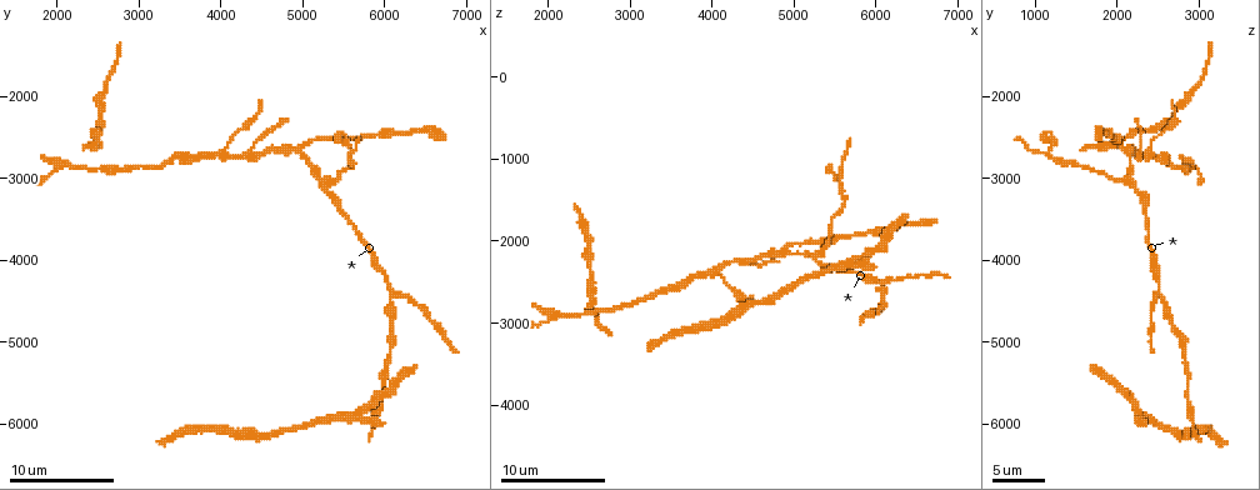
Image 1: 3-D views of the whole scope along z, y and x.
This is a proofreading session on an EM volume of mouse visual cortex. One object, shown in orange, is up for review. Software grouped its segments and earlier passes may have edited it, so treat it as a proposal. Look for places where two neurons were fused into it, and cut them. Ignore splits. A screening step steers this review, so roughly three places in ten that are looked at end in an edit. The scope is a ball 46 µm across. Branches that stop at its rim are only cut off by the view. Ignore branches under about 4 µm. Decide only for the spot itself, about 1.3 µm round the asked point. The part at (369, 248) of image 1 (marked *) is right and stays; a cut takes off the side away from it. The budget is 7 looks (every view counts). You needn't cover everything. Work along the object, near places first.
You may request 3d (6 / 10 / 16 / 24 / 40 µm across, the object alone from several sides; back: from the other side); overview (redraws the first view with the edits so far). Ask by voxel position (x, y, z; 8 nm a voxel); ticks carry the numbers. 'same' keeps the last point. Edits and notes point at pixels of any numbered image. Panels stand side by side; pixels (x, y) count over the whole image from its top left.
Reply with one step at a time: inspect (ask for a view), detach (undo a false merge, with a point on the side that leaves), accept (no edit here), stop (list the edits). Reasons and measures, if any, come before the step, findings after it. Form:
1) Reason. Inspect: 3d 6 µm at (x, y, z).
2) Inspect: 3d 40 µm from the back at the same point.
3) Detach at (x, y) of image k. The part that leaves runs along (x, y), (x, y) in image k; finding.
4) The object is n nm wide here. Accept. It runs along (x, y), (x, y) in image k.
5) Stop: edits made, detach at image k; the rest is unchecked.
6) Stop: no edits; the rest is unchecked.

Inspect: 3d 10 µm at (4900, 2650, 2100).

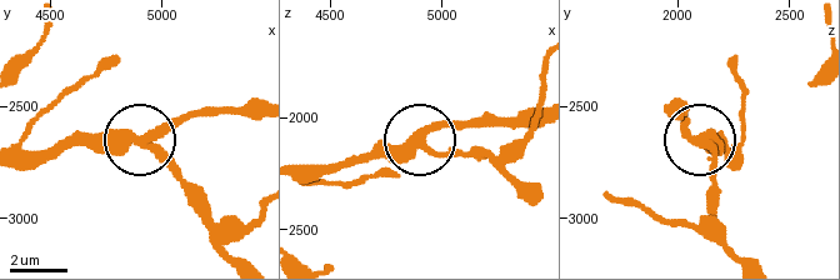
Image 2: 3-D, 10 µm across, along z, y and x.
From behind. Inspect: 3d 10 µm from the back at (4890, 2650, 2080).

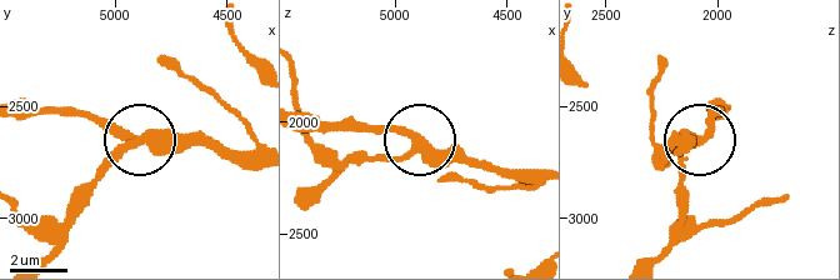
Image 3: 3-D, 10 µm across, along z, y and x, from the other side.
3 arms meet here. Accept. It runs along (654, 256), (680, 214), (683, 164), (710, 128), (710, 109) in image 3; one neuron here.

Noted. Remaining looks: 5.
Branch point. Inspect: 3d 10 µm at (4400, 2700, 2300).

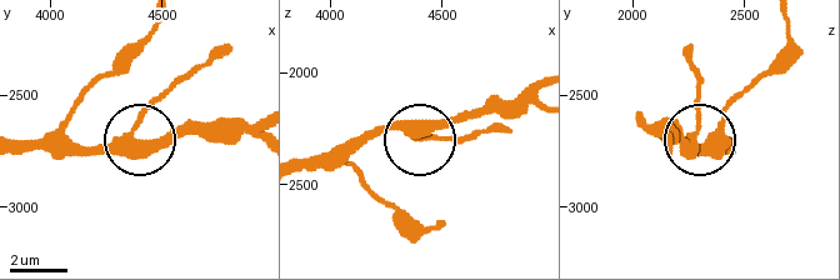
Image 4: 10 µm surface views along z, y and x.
Accept. All the same neuron.

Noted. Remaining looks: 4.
Three arms meet. Inspect: 3d 10 µm at (6100, 4450, 2500).

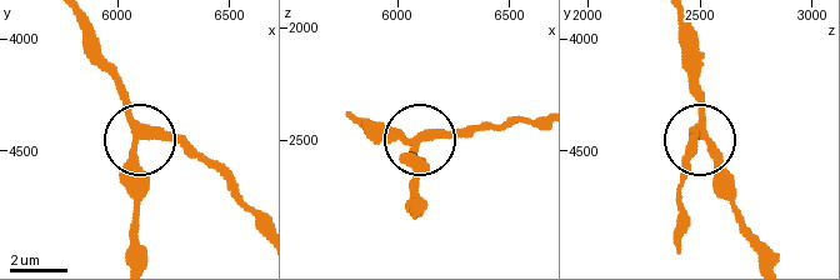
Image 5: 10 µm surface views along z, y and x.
3 arms meet here. Accept. All the same neuron.

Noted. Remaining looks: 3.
Stop: no edits; the rest is unchecked.

